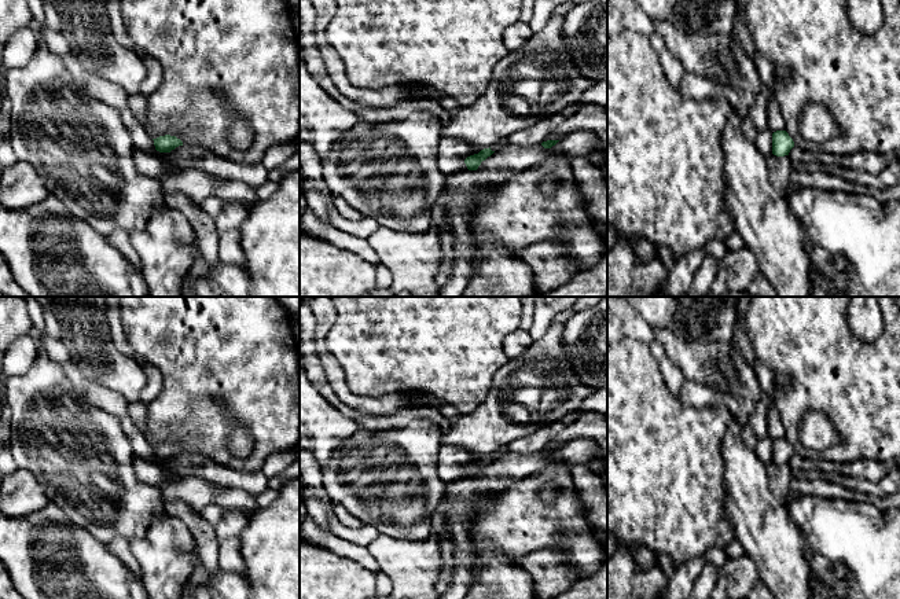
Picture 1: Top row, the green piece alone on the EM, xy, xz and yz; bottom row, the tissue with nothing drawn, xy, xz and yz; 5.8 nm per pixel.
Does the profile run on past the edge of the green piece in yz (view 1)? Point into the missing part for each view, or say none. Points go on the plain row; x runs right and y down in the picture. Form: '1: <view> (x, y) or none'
1: none

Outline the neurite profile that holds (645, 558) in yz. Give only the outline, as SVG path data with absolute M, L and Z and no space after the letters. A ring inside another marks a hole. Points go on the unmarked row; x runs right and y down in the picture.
M647 547L633 548L632 556L642 570L647 570L658 562L658 555Z

